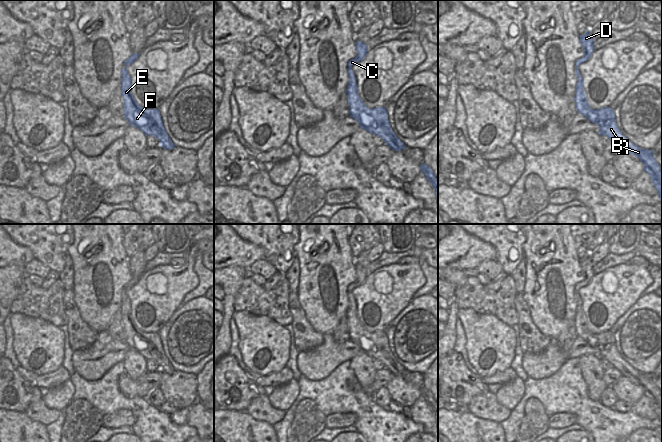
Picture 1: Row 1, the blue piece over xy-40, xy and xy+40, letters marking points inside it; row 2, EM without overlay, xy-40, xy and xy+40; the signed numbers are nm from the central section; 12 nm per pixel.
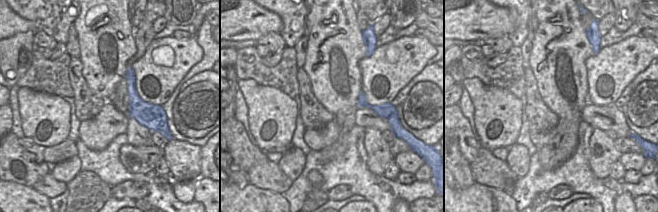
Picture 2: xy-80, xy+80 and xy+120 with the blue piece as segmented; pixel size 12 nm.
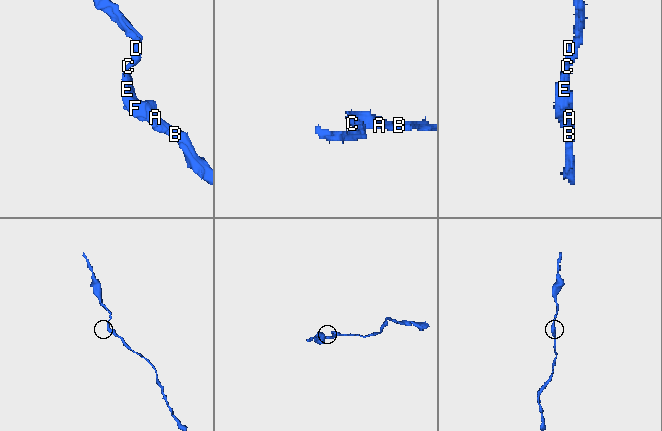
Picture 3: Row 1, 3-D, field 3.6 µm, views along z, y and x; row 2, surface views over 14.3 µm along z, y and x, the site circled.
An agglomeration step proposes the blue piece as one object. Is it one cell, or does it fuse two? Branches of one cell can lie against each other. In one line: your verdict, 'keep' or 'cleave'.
keep

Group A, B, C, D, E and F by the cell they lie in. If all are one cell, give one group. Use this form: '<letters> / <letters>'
A B C D E F

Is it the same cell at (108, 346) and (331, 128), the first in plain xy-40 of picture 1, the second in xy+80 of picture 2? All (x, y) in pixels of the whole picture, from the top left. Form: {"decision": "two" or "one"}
{"decision": "one"}

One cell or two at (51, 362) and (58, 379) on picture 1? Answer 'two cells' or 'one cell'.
two cells

